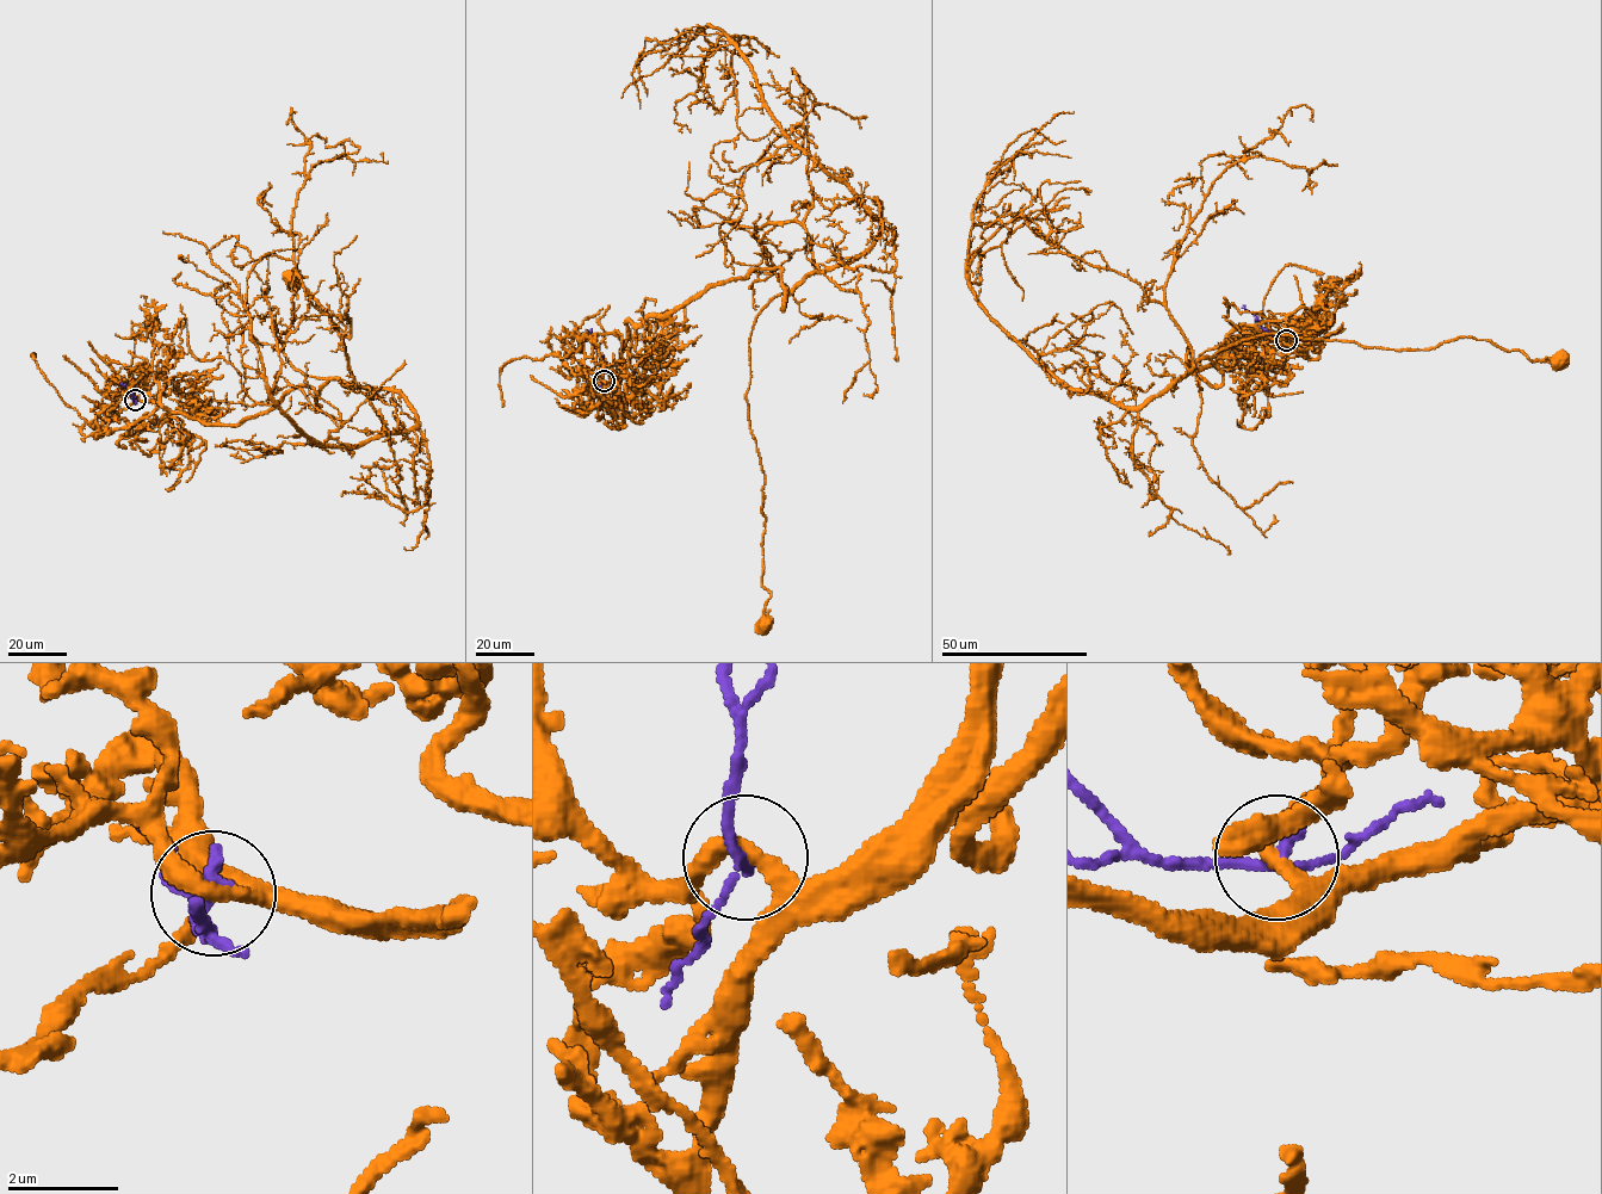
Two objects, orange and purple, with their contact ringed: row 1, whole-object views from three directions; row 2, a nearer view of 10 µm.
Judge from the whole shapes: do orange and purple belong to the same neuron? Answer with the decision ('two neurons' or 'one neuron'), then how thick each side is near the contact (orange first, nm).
two neurons; 320 nm thick on the orange side, 200 nm on the other

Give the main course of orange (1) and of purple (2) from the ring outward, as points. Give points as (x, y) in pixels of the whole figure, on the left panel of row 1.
1: (135, 400), (159, 391), (232, 426), (309, 387), (316, 410), (328, 379), (278, 340), (289, 280)
2: (135, 400), (122, 382)

